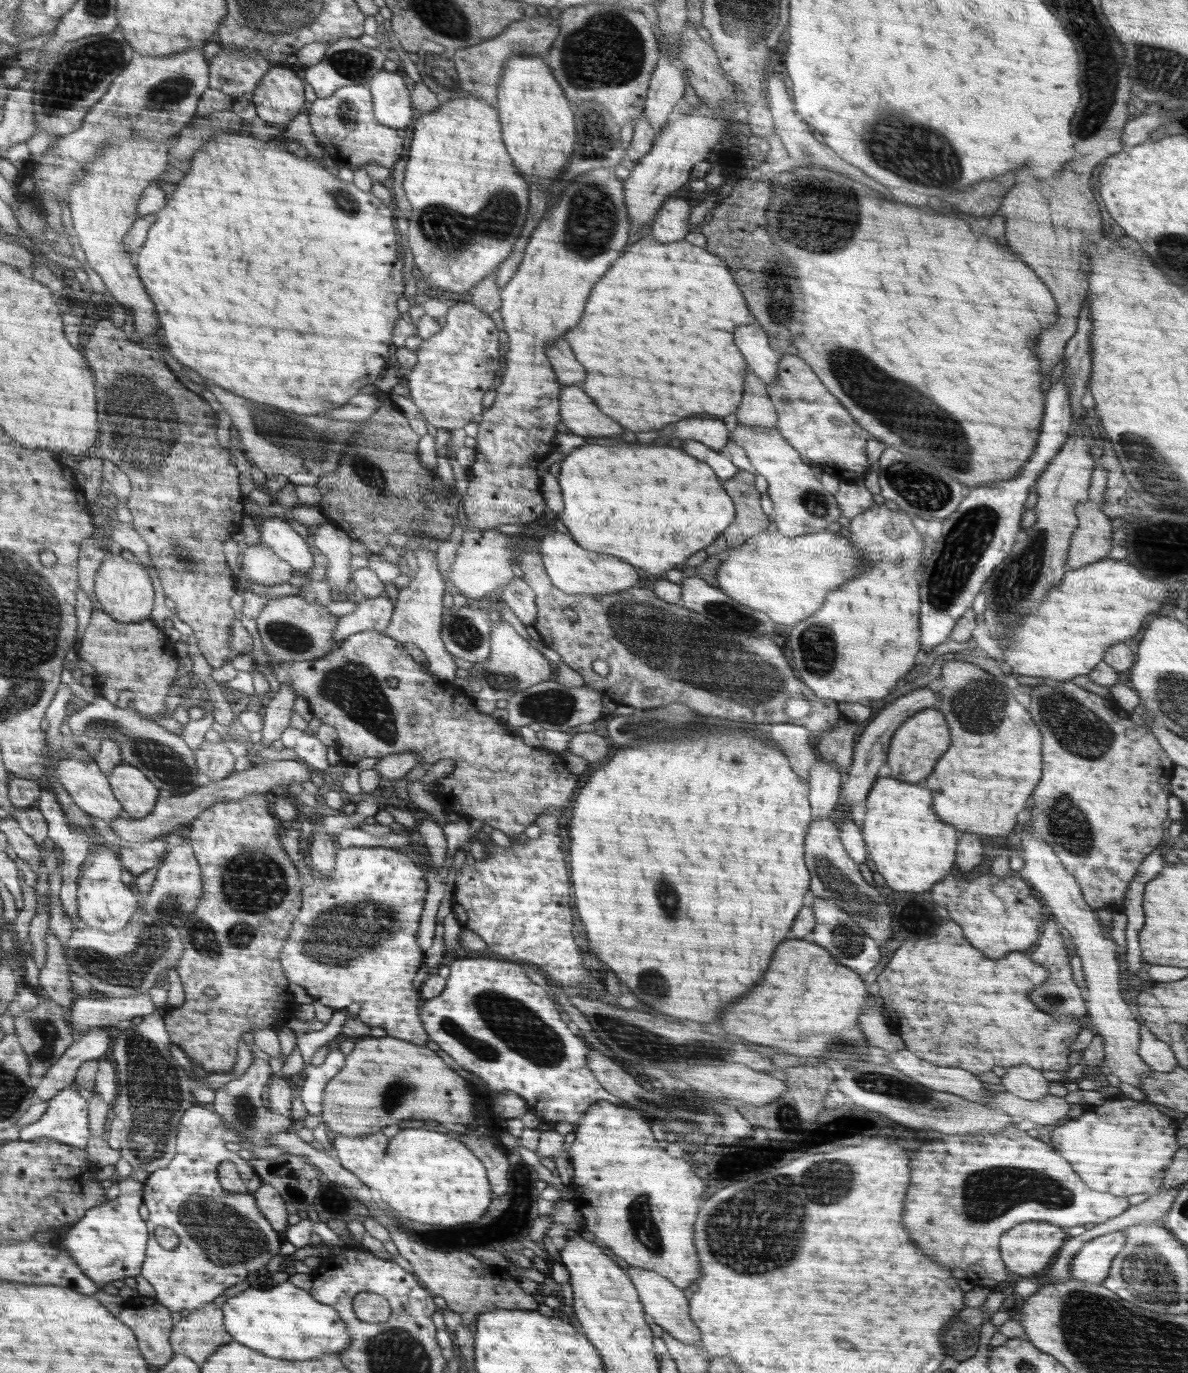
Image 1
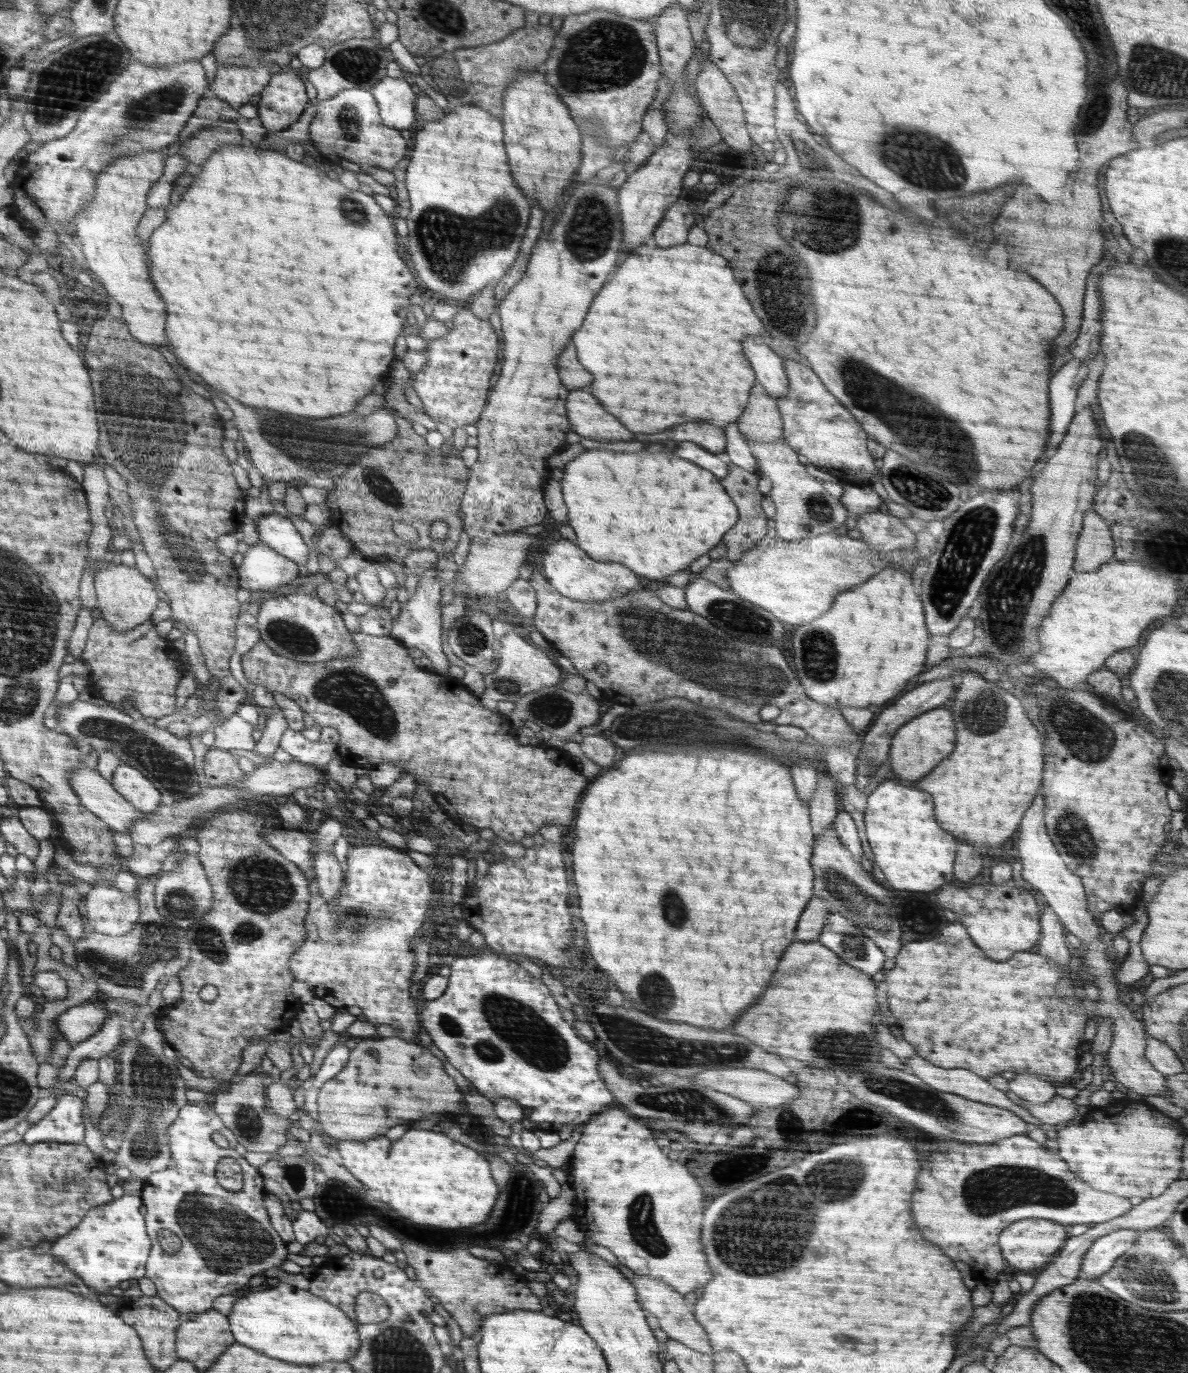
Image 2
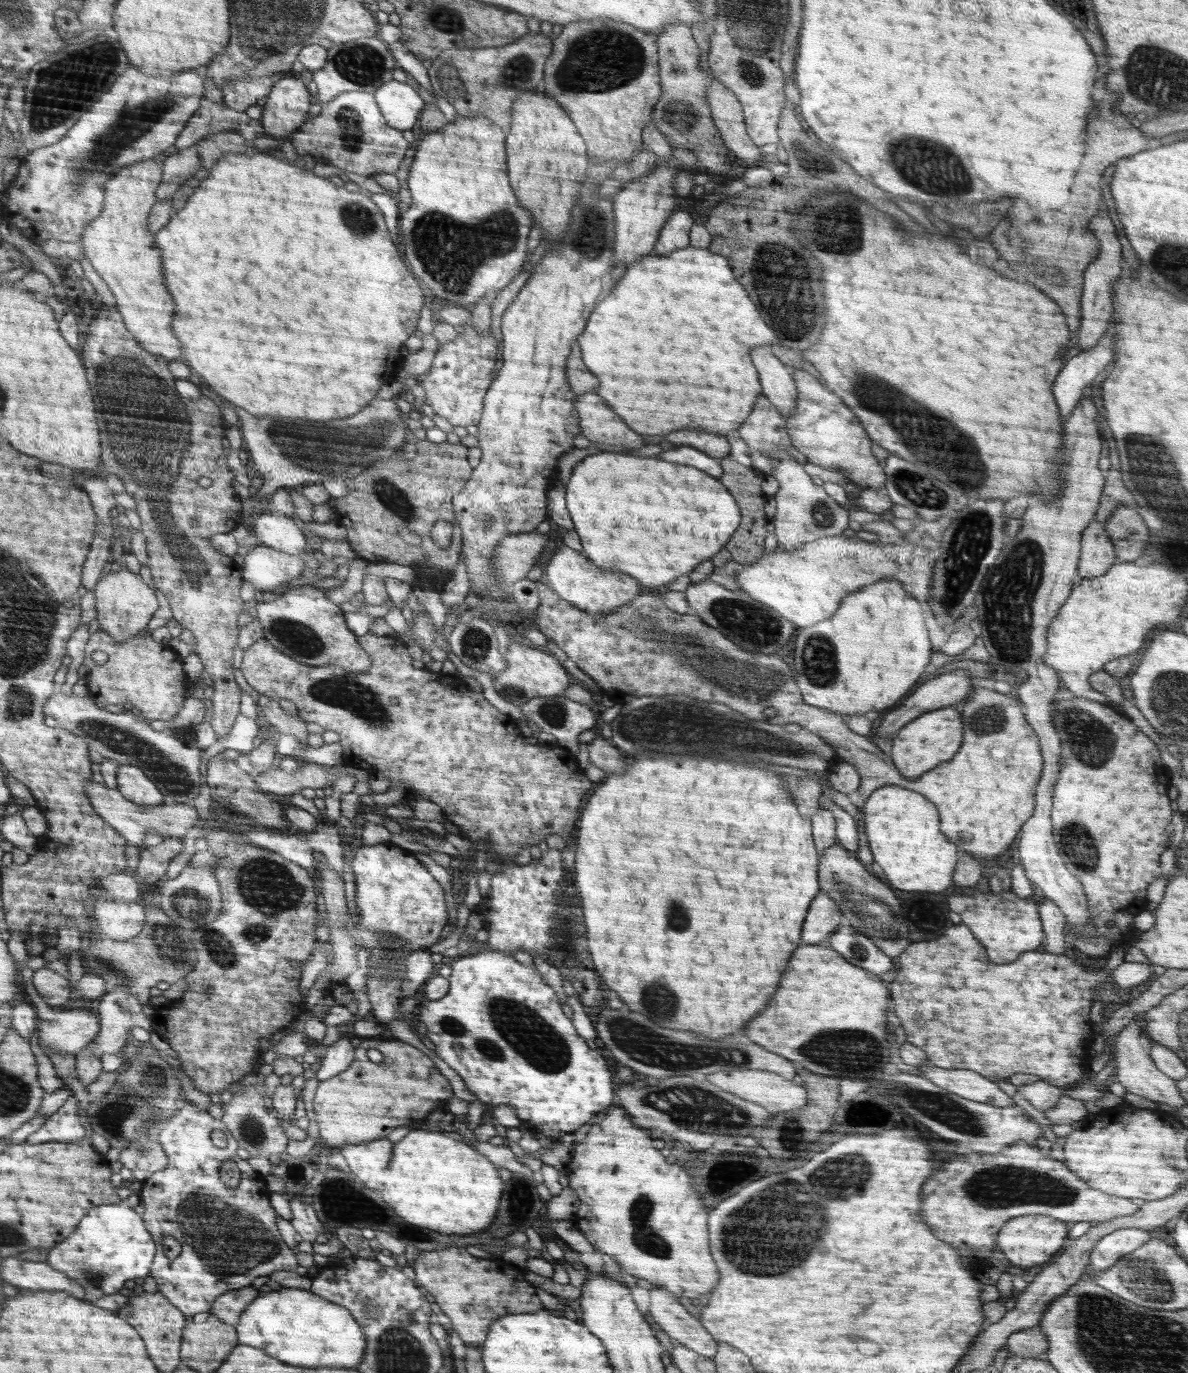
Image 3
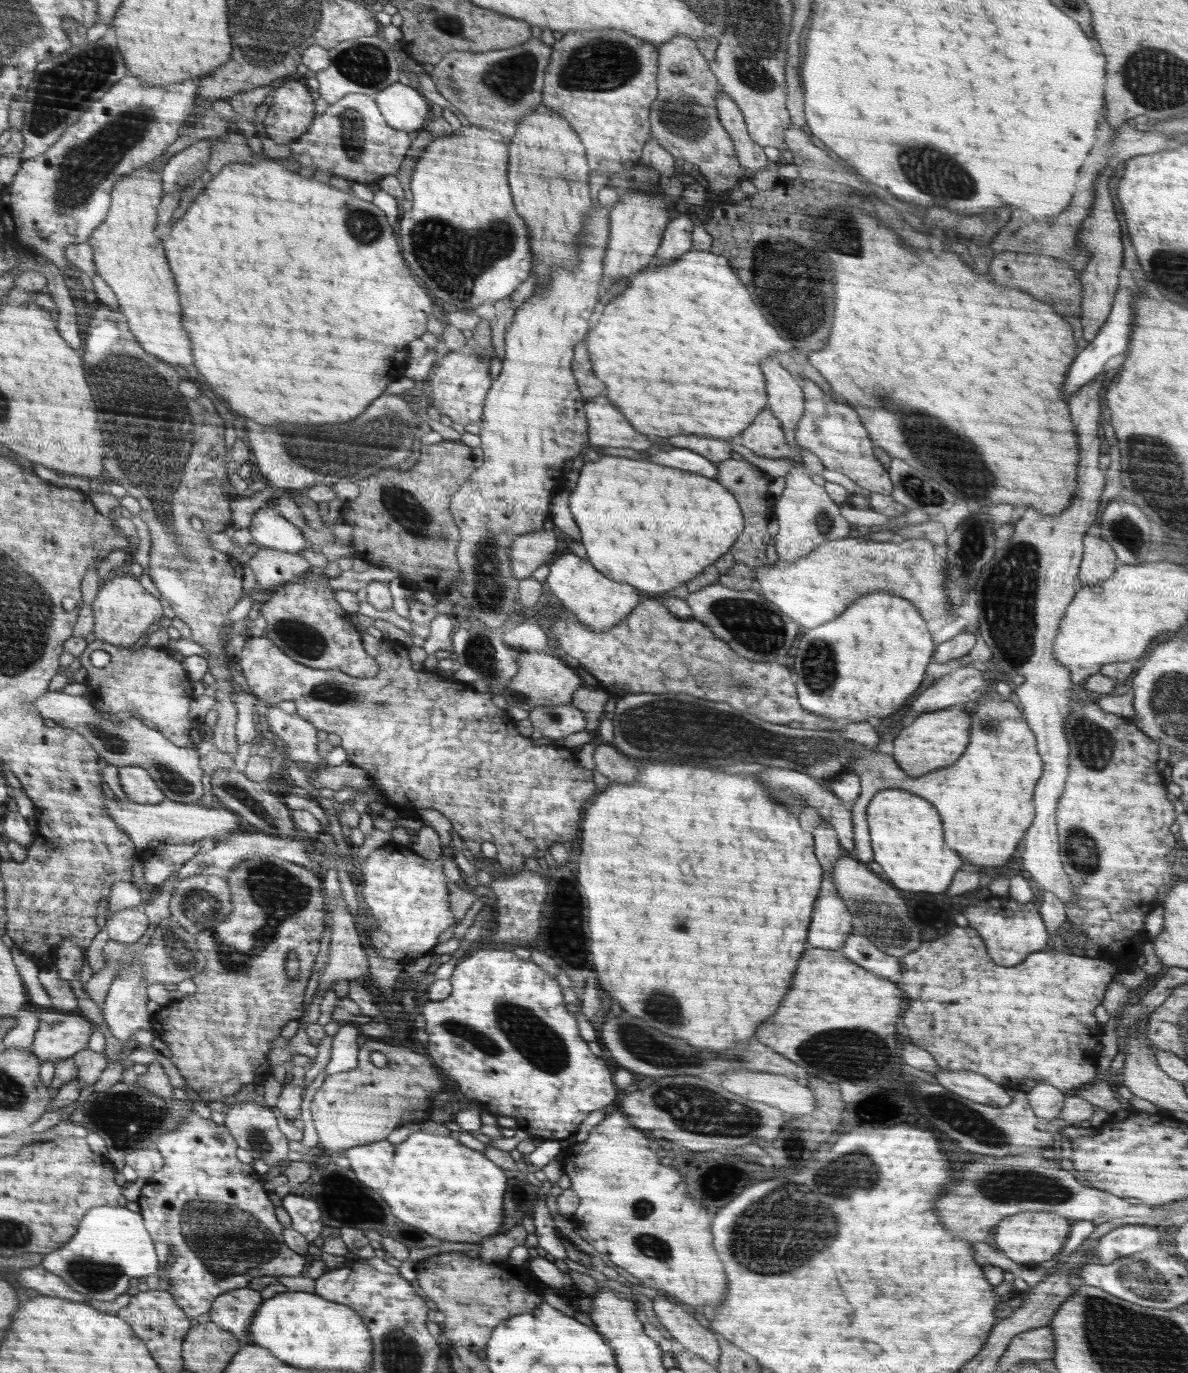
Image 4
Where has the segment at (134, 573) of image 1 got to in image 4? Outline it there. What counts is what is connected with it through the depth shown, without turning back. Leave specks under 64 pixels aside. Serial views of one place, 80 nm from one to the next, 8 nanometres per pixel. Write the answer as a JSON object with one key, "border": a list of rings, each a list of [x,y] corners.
{"border":[[[129,574],[111,576],[103,581],[96,599],[92,602],[92,611],[94,637],[126,649],[131,648],[150,626],[164,616],[160,602],[138,584],[134,575]]]}

